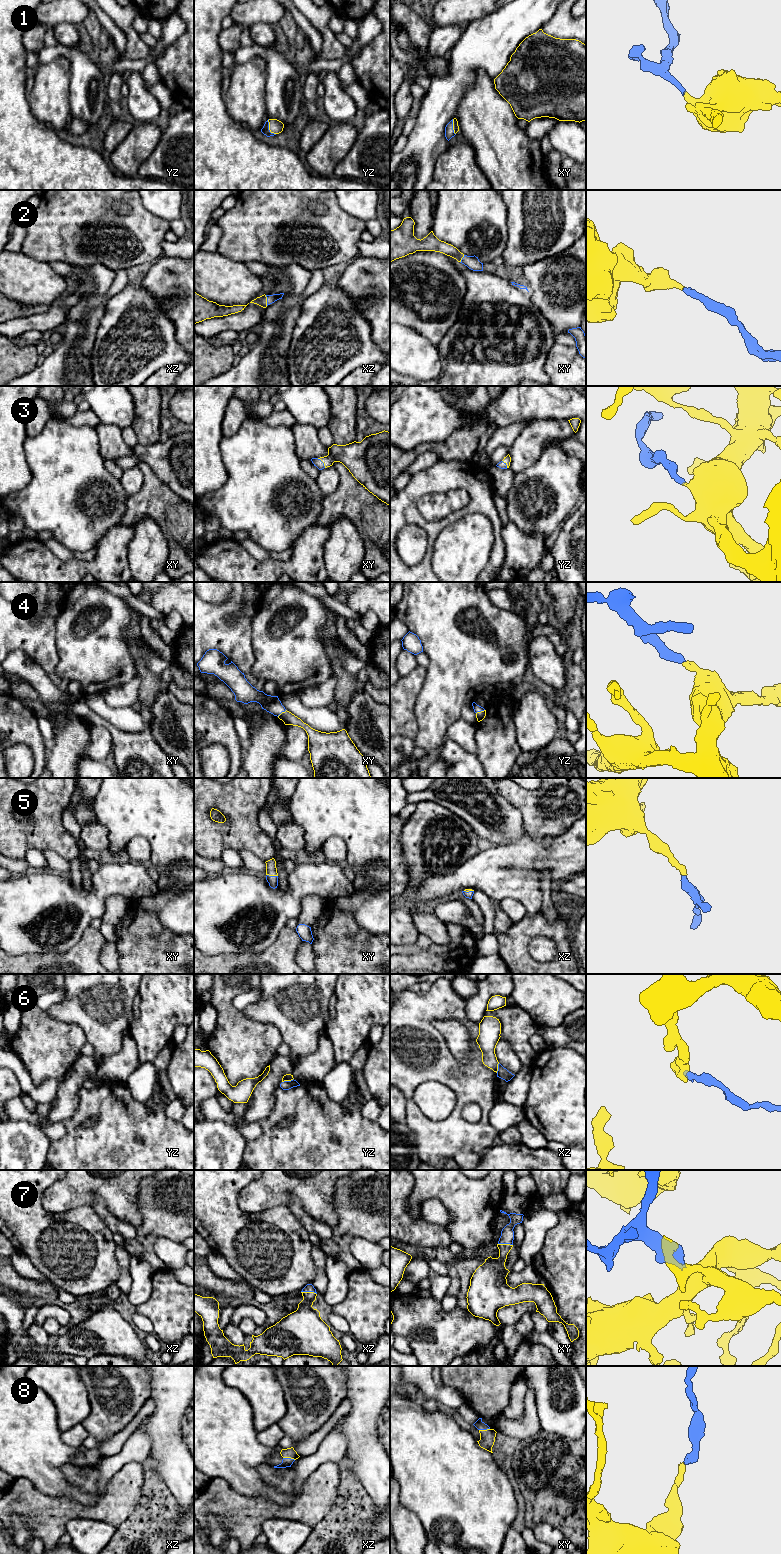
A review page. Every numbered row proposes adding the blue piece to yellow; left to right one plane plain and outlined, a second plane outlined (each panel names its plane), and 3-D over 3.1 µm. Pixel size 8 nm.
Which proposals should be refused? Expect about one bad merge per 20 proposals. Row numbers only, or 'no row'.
6

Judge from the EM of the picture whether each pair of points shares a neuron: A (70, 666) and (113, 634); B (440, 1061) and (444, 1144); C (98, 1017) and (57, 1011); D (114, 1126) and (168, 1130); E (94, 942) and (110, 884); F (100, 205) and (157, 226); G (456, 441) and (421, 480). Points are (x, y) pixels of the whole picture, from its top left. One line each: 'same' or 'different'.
A: same
B: same
C: same
D: same
E: different
F: same
G: different

